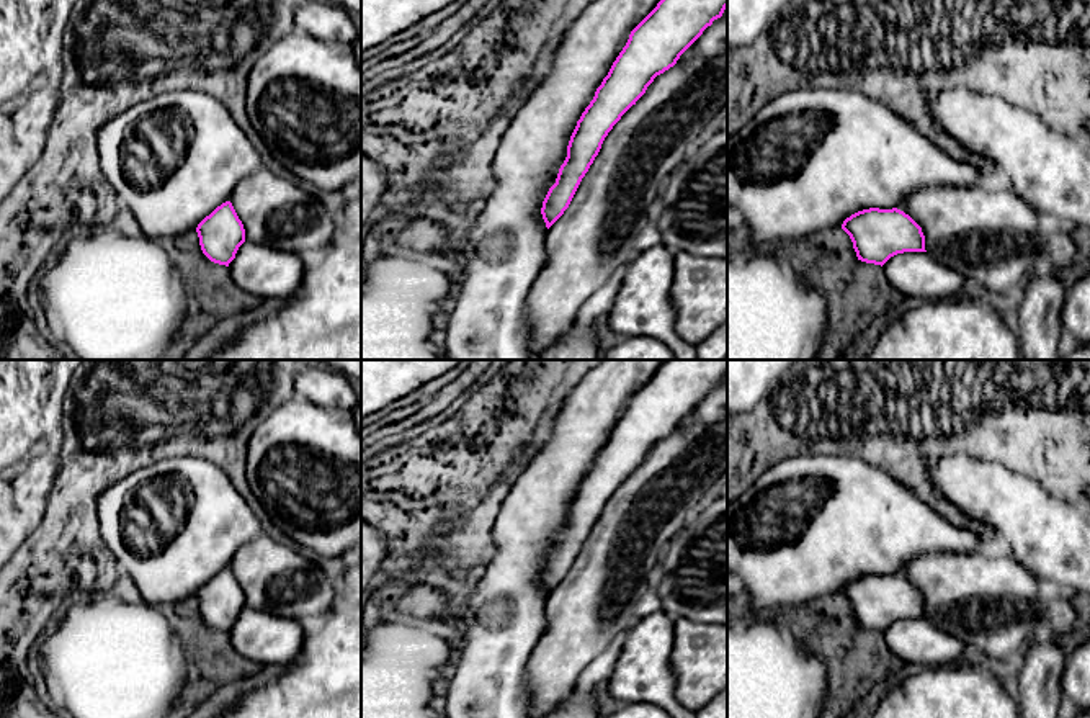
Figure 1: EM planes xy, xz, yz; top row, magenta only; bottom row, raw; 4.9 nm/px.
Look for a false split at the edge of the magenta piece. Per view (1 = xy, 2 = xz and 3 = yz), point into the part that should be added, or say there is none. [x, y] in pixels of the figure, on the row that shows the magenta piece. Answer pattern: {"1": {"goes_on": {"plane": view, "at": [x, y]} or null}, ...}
{"1": {"goes_on": null}, "2": {"goes_on": null}, "3": {"goes_on": null}}

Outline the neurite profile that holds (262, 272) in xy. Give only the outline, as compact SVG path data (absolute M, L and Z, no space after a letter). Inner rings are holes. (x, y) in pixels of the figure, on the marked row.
M245 240L229 263L234 283L257 299L293 299L301 288L301 255Z

